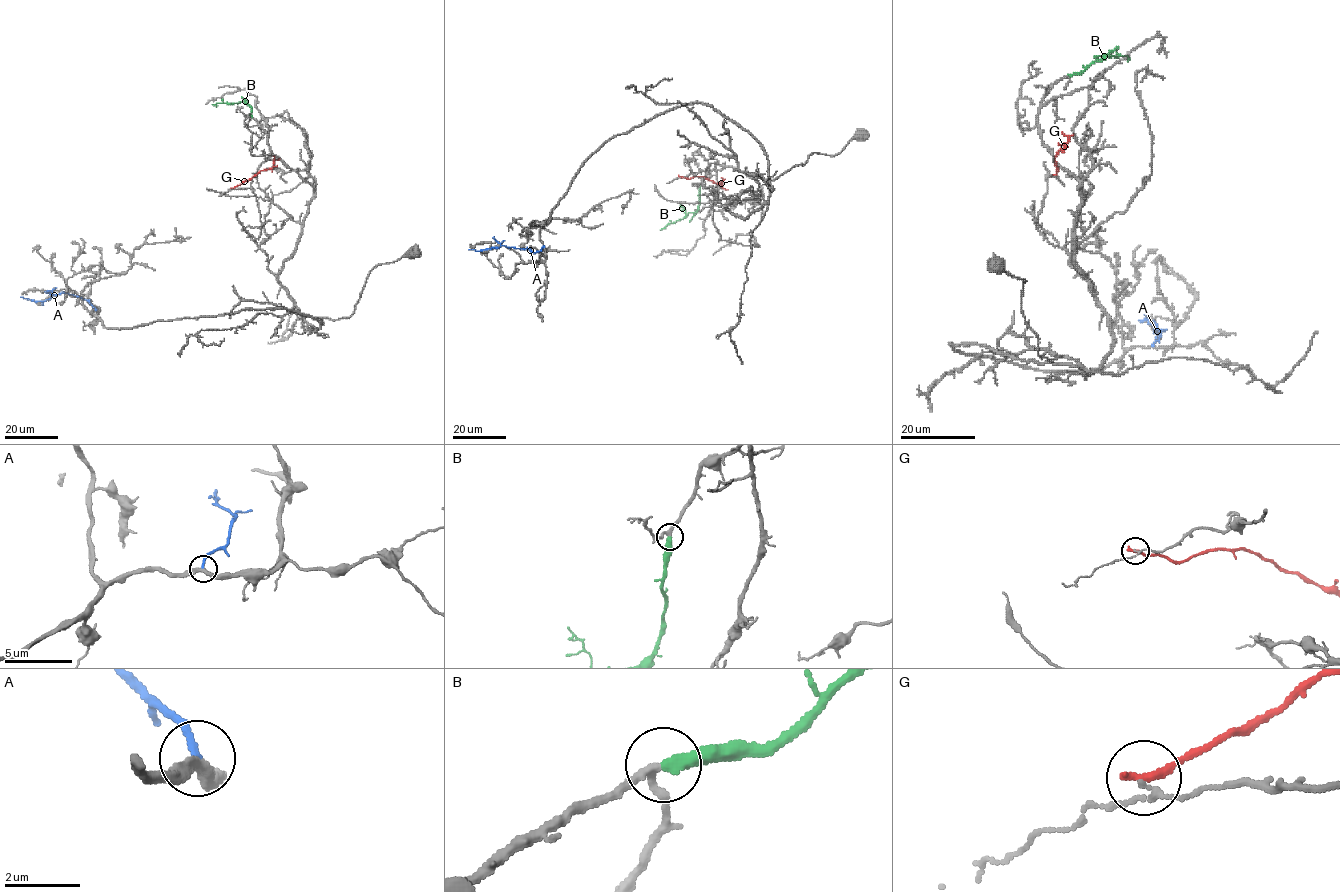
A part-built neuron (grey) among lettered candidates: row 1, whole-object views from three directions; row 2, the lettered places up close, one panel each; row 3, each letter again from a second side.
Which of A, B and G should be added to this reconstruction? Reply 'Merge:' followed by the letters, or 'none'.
Merge: B

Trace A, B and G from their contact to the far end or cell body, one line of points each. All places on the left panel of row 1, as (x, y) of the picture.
A: (96, 310), (88, 300), (65, 292), (45, 300), (21, 296)
B: (252, 116), (251, 108), (245, 102), (212, 104)
G: (232, 188), (271, 168), (274, 155)

